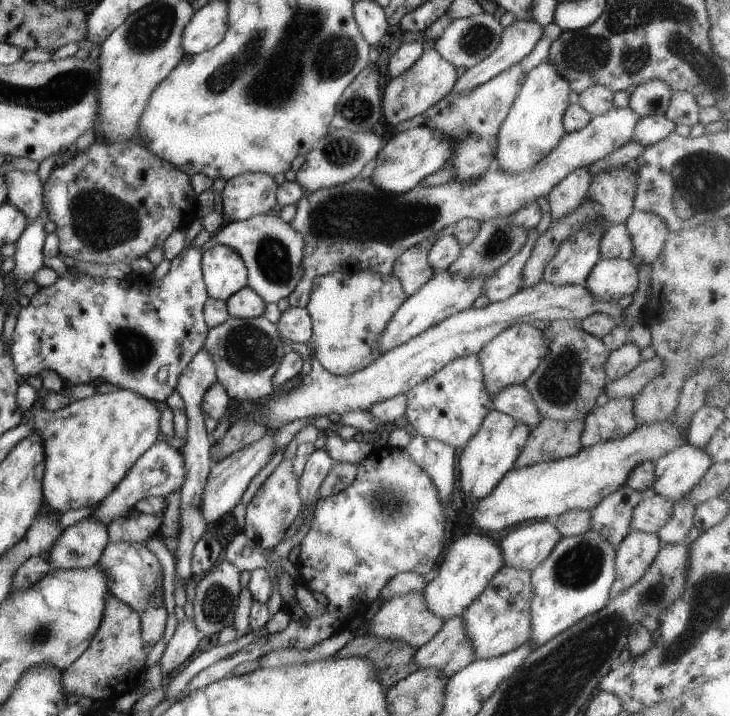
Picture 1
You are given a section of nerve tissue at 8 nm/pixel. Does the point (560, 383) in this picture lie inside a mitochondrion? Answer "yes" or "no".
yes

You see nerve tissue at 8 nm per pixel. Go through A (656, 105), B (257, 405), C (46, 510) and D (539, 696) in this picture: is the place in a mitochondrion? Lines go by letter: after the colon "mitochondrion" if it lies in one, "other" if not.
A: other
B: other
C: other
D: mitochondrion

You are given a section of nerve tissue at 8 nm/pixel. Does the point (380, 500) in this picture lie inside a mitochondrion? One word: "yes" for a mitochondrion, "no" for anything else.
yes

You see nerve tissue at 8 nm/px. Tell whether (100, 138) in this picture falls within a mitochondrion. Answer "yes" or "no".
no

